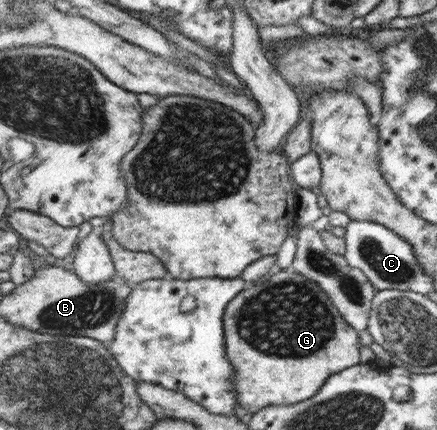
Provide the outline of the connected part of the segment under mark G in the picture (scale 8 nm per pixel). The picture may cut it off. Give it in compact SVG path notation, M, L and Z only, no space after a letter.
M290 267L284 269L274 269L271 273L260 280L256 280L252 287L244 289L236 295L236 301L228 305L228 313L224 315L223 336L228 337L228 357L232 357L232 365L235 369L232 383L235 387L237 401L240 407L244 407L249 413L256 413L259 409L271 405L292 405L304 400L310 399L318 388L324 383L324 380L333 373L338 373L342 369L351 368L358 363L358 335L352 331L352 328L344 322L342 315L330 303L327 294L316 285L316 282L310 281L303 275L297 274Z

